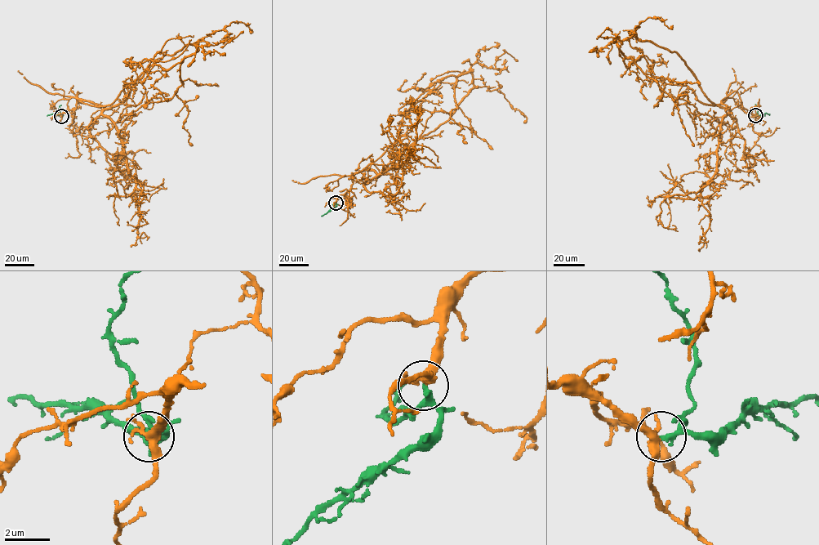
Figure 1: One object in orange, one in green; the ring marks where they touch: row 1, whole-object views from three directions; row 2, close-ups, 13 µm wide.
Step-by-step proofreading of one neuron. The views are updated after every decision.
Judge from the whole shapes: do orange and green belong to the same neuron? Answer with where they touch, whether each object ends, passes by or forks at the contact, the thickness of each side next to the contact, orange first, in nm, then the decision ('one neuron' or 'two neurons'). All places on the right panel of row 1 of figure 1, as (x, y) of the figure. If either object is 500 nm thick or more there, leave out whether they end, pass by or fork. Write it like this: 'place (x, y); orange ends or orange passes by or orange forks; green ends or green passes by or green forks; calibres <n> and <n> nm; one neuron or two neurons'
place (755, 115); orange forks; green passes by; calibres 320 and 190 nm; one neuron

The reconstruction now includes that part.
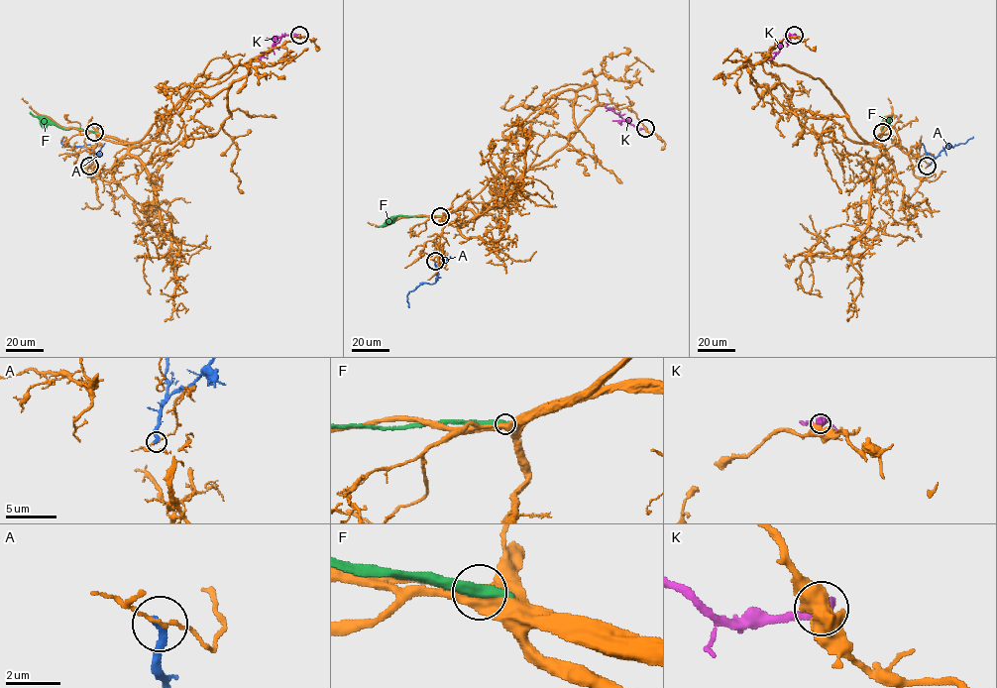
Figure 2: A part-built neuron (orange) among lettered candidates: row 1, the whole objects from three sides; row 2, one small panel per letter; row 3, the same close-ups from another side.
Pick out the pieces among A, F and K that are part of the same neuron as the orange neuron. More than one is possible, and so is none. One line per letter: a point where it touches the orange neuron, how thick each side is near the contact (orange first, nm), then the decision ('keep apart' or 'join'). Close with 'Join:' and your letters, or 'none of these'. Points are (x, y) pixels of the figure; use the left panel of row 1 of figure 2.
A: meets orange at (89, 166); 100 nm thick on the orange side, 320 nm on the other; keep apart
F: meets orange at (94, 132); 600 nm thick on the orange side, 500 nm on the other; keep apart
K: meets orange at (299, 35); 700 nm thick on the orange side, 440 nm on the other; keep apart
Join: none of these

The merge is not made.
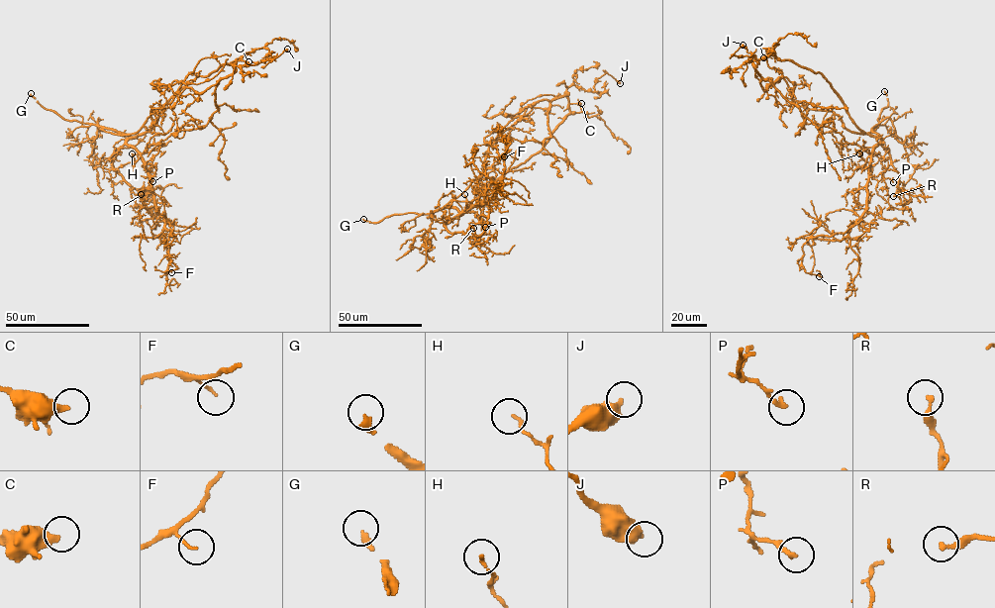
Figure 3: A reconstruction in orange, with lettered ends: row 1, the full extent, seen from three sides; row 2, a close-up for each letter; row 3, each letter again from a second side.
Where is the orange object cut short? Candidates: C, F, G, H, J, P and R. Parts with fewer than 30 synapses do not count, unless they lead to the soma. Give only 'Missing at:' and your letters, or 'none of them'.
Missing at: C, G

